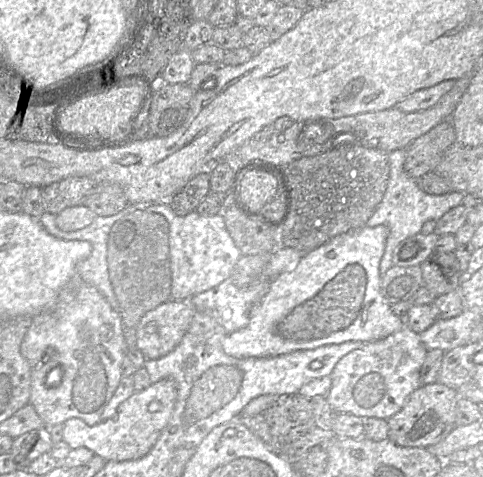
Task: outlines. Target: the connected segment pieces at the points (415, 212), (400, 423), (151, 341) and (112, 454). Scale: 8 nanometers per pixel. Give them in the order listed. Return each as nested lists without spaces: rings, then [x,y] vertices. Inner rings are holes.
[[[404,148],[395,149],[389,152],[388,159],[390,172],[386,191],[374,214],[366,223],[367,227],[384,225],[388,228],[384,253],[379,264],[379,273],[381,277],[394,266],[392,261],[393,250],[401,241],[420,233],[421,228],[426,221],[437,221],[450,209],[461,205],[464,197],[464,193],[456,190],[452,190],[443,195],[432,195],[421,190],[416,179],[410,177],[404,169],[406,159]]]
[[[441,383],[420,385],[407,398],[400,411],[387,419],[388,440],[403,447],[427,448],[442,441],[456,427],[459,393]]]
[[[172,300],[145,313],[133,334],[146,359],[158,359],[180,343],[194,316],[189,300]]]
[[[162,379],[123,401],[108,419],[90,426],[79,418],[63,423],[63,440],[71,449],[85,447],[106,461],[136,460],[146,455],[167,425],[177,398],[174,380]]]

